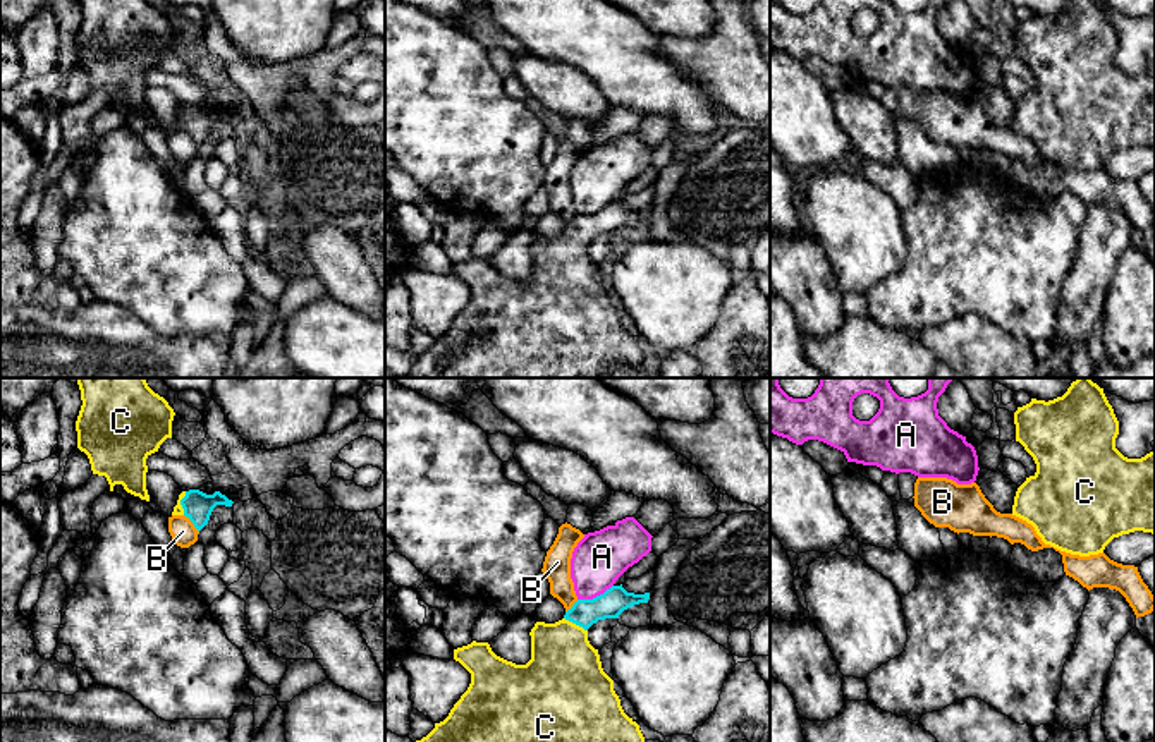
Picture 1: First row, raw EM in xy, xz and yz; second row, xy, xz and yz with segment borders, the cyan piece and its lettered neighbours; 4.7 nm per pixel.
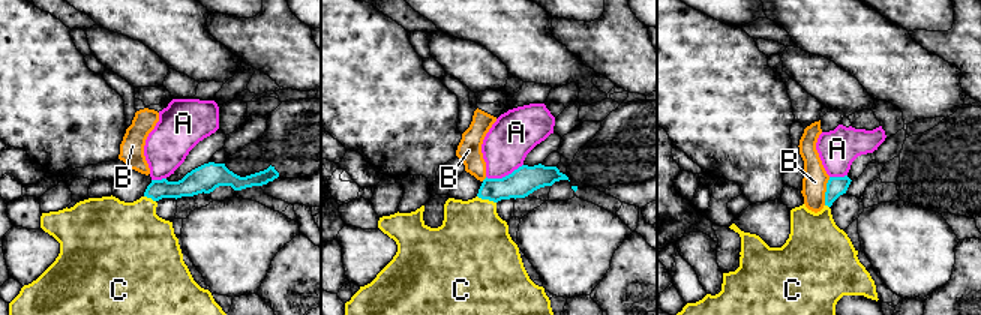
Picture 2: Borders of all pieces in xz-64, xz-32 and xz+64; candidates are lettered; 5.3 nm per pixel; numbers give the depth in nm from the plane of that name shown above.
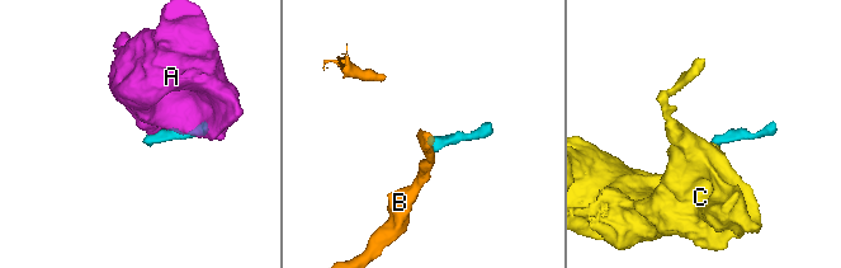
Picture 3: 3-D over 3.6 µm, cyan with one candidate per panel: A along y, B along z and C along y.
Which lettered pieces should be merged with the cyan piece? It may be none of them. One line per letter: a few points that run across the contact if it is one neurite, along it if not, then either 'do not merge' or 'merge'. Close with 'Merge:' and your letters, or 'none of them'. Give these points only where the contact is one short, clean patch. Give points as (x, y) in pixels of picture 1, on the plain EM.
A: do not merge
B: line xy (184, 129), (198, 146); do not merge
C: line xz (609, 220), (590, 225), (576, 239), (564, 260), (564, 291); merge
Merge: C

